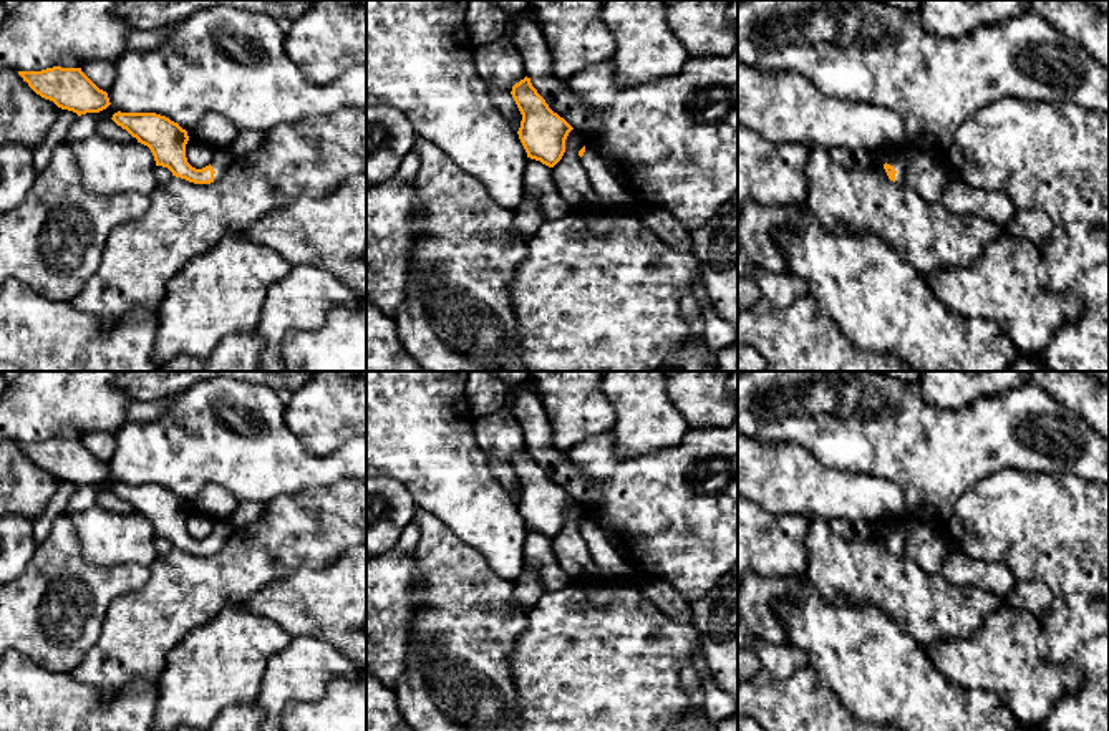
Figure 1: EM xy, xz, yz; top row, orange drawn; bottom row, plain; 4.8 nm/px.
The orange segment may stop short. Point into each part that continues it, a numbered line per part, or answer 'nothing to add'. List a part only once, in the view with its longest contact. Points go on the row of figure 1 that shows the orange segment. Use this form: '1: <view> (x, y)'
1: yz (899, 166)

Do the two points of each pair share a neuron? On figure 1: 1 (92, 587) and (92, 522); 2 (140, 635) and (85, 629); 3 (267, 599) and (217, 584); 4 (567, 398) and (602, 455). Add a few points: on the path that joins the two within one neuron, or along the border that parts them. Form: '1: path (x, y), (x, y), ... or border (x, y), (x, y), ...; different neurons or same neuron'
1: border (73, 531), (80, 554), (90, 564), (130, 564); different neurons
2: border (118, 595), (106, 610), (96, 642), (78, 663); different neurons
3: border (289, 579), (267, 584), (242, 604); different neurons
4: border (610, 430), (592, 435), (566, 451); different neurons

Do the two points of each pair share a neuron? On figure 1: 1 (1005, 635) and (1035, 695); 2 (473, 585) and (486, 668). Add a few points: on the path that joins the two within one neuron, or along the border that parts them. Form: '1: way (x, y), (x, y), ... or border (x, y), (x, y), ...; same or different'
1: way (1005, 650), (1005, 662), (1021, 680); same
2: way (471, 605), (471, 648); same

